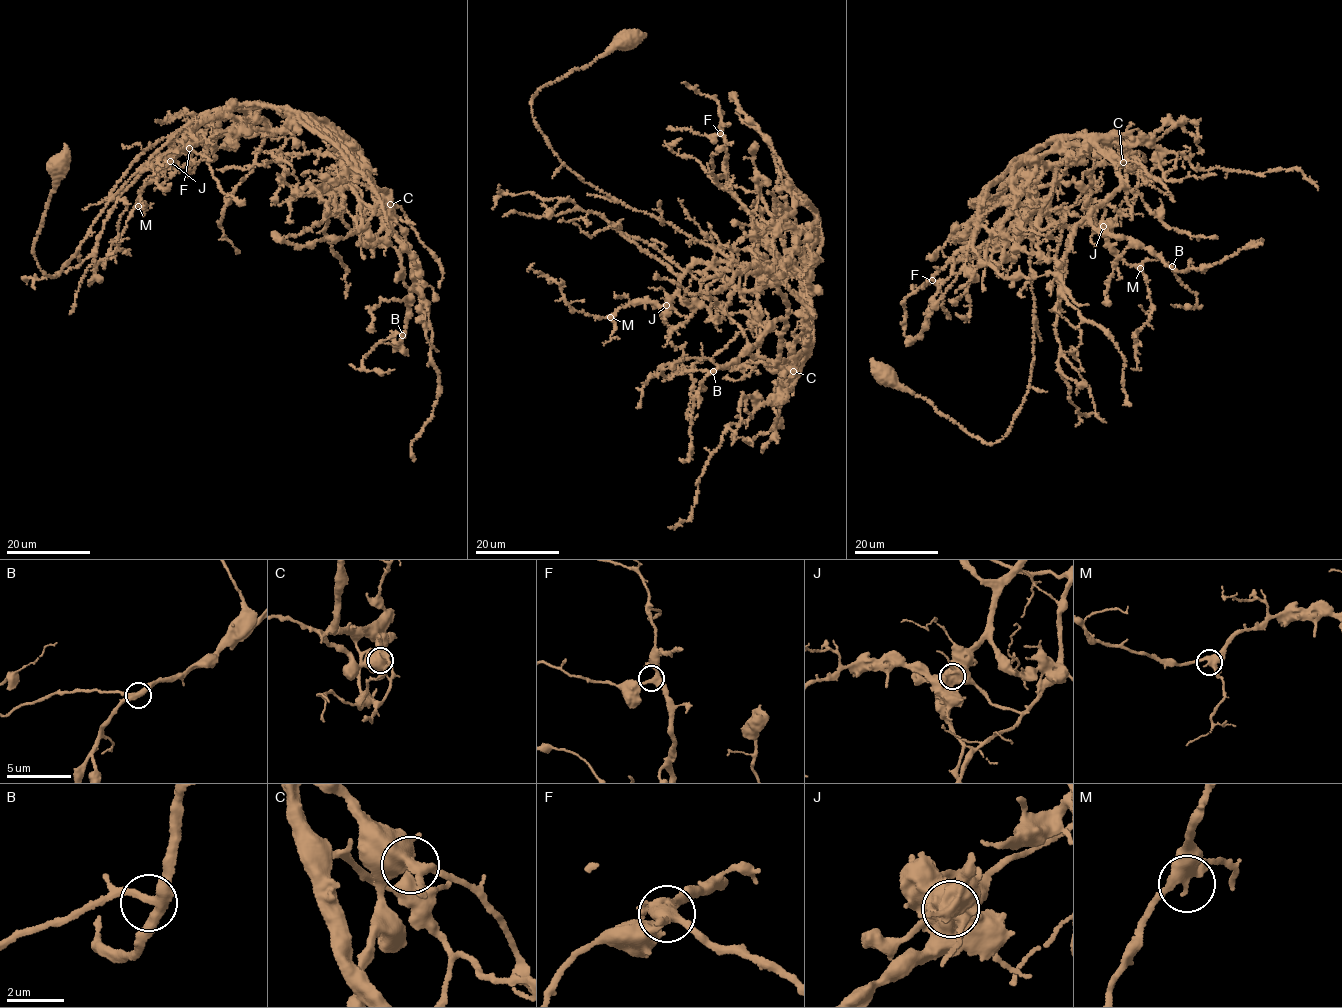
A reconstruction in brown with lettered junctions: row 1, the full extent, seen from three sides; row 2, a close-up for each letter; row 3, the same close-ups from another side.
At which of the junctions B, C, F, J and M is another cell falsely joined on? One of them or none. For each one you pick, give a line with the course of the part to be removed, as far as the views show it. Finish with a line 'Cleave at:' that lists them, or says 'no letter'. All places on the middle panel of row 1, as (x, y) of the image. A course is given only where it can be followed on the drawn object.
J: Course of the part to remove: (666, 306), (689, 316), (724, 260), (799, 272), (815, 209), (781, 221), (773, 265), (718, 289), (654, 279)
Cleave at: J

